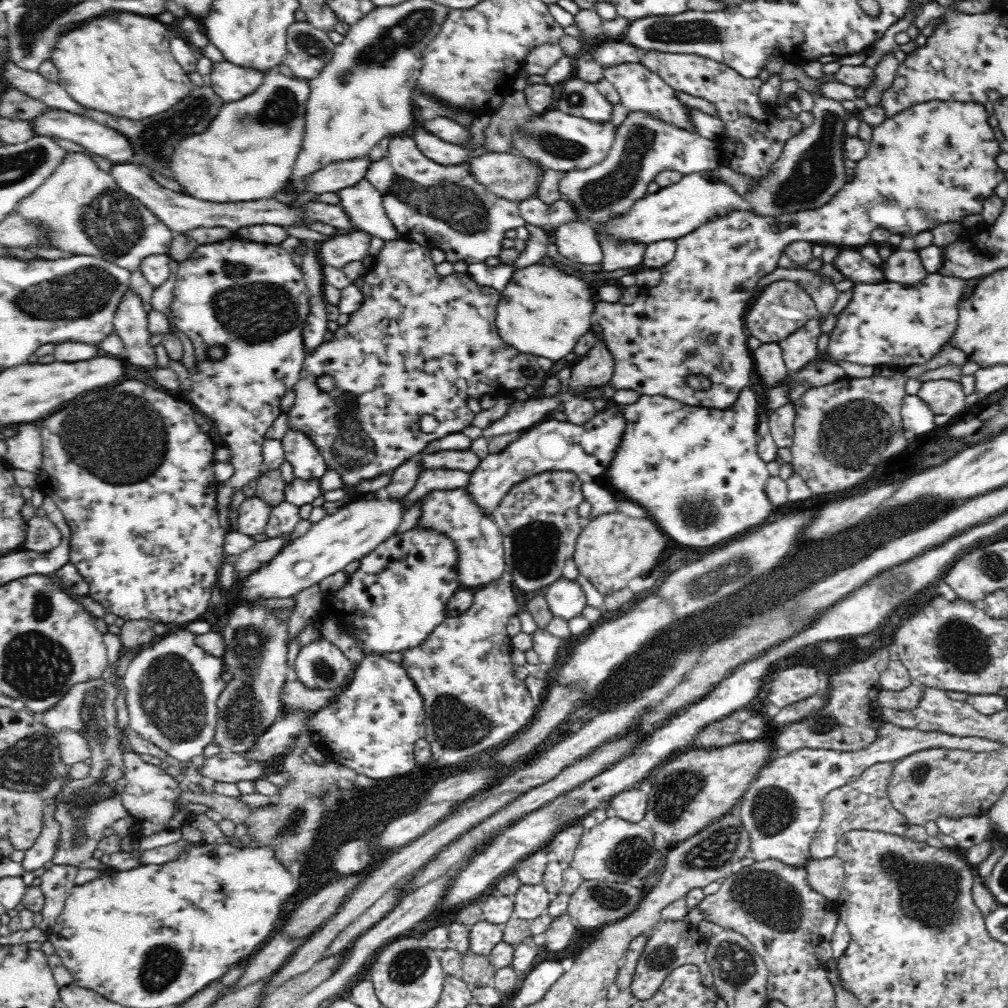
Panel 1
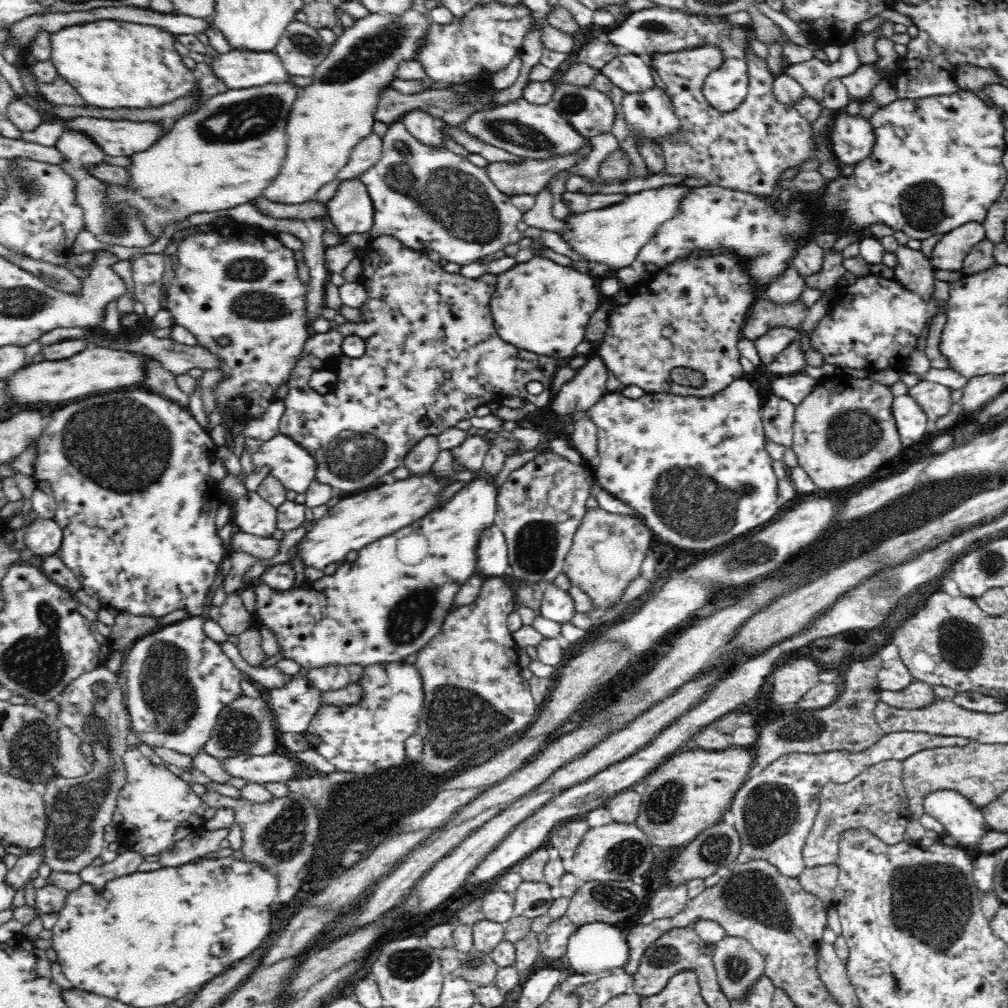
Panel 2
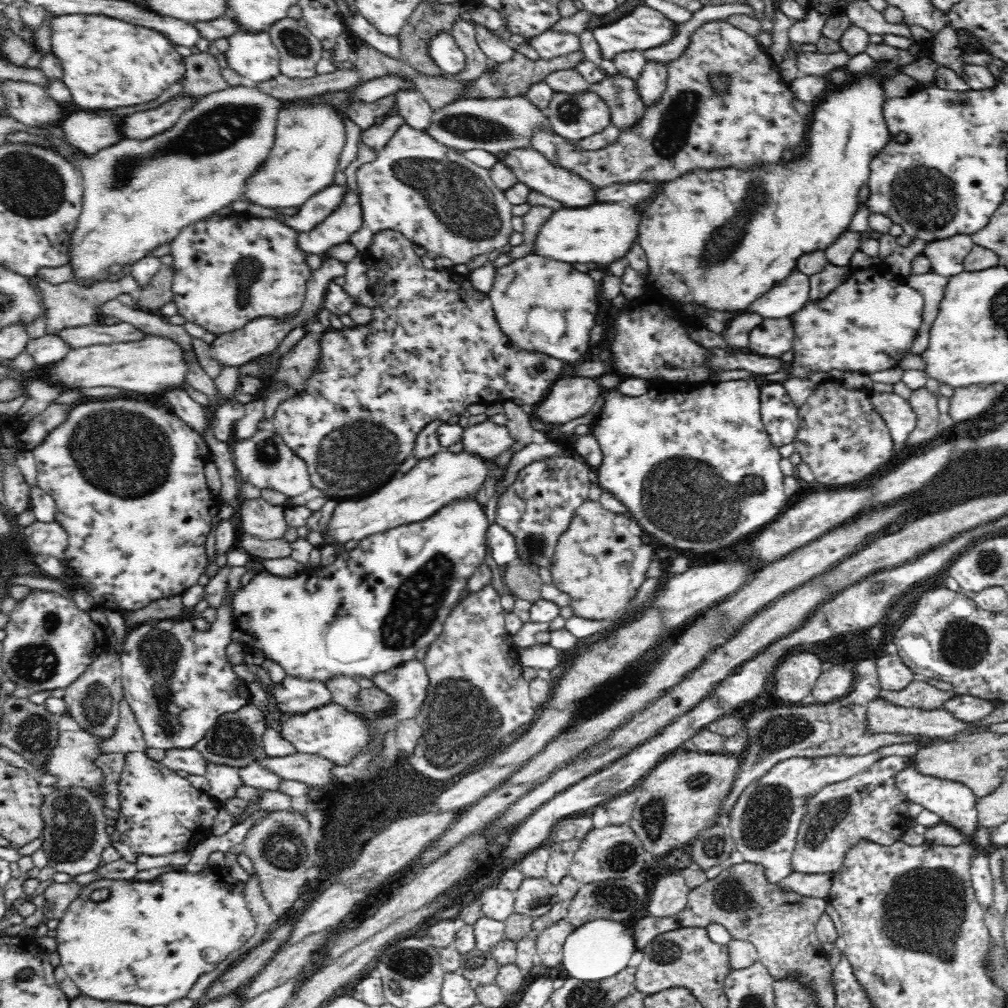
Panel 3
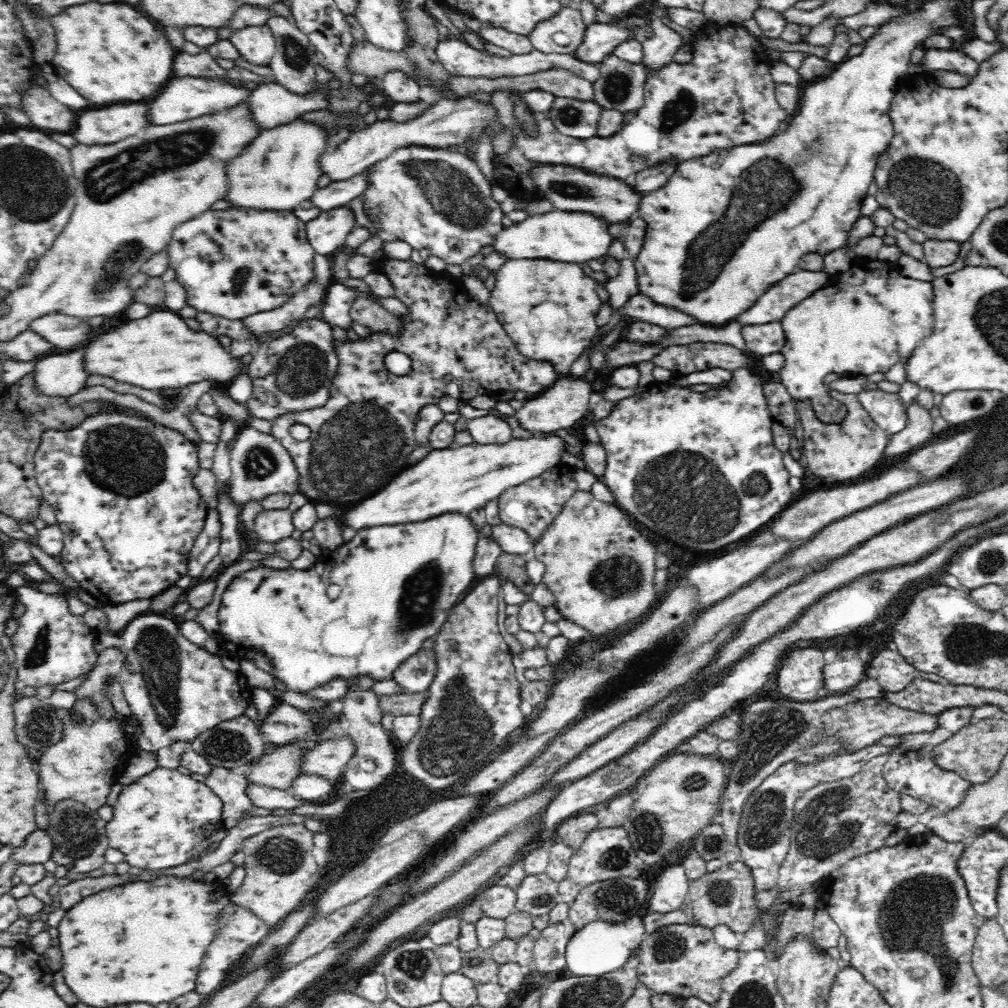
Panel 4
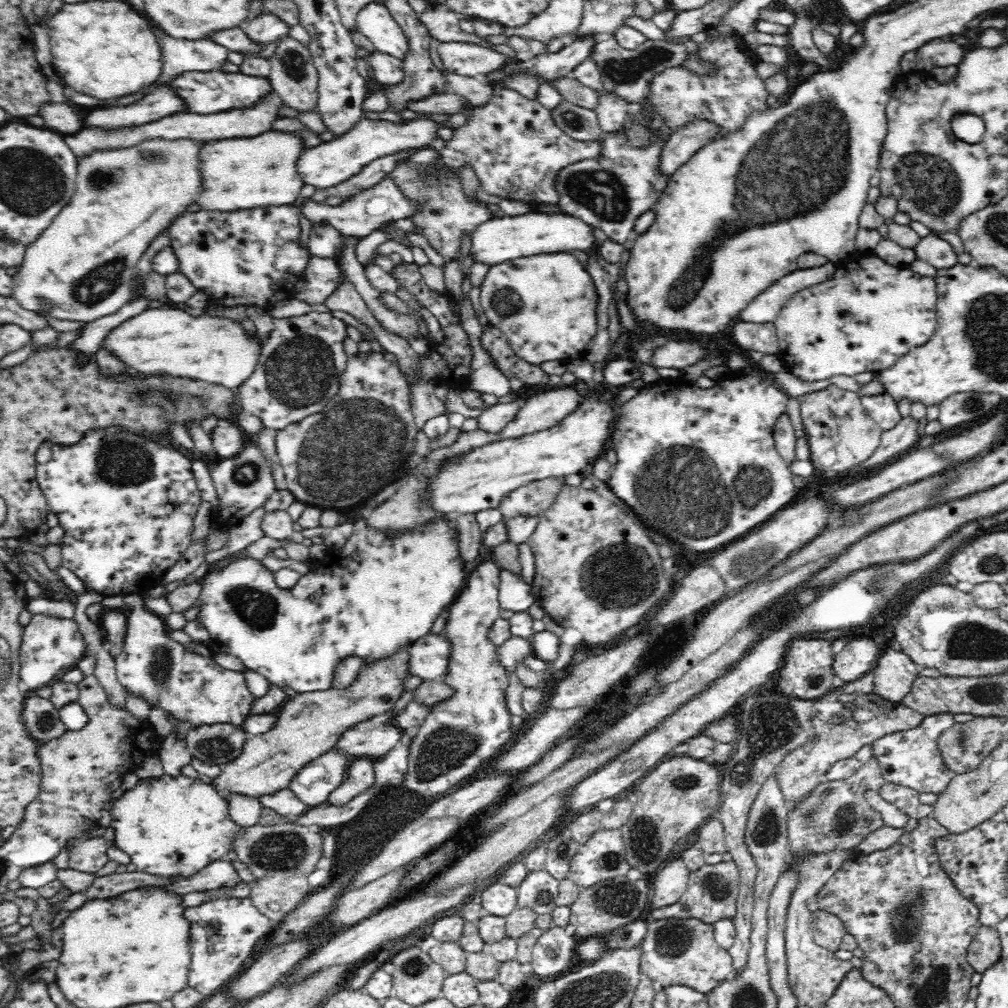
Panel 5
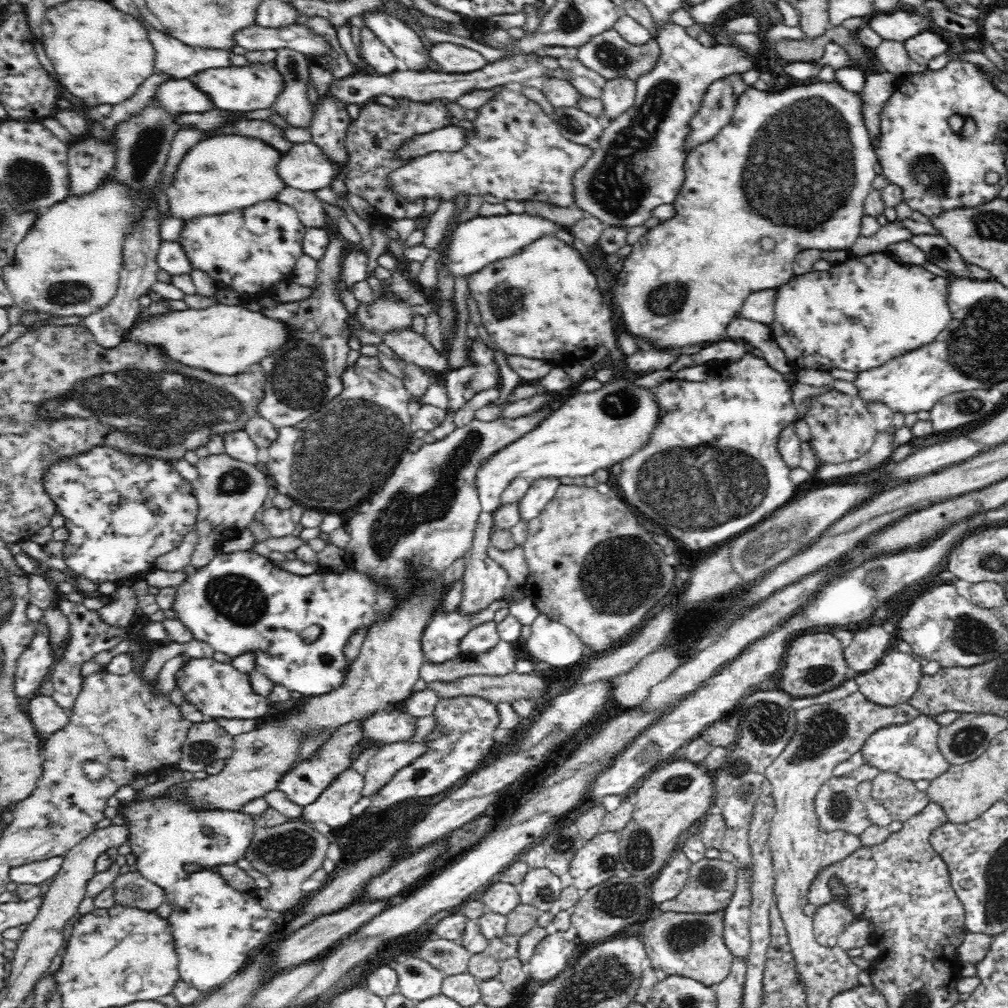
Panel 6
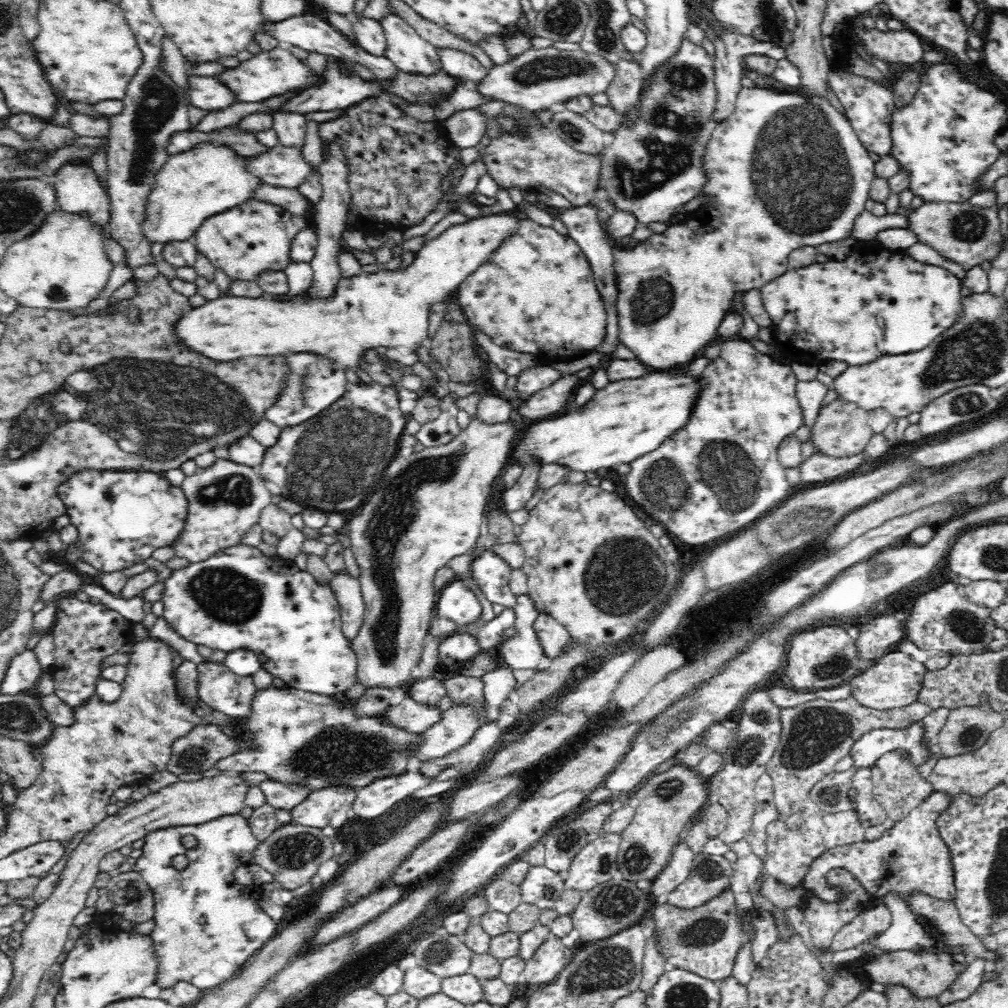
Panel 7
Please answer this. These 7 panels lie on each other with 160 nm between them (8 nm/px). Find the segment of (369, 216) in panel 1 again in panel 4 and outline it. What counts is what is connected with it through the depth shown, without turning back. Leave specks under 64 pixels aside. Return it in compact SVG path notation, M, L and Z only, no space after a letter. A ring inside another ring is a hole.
M350 207L333 208L305 222L307 238L317 254L332 257L344 247L350 231L356 229Z

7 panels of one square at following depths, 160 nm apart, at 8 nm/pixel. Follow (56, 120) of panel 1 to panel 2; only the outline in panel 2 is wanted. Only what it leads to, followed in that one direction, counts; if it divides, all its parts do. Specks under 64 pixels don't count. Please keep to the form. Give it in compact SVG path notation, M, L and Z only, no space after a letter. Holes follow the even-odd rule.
M76 117L64 124L66 129L78 129L92 137L104 154L128 156L152 146L166 133L163 121L128 122L128 120L106 120L106 118Z

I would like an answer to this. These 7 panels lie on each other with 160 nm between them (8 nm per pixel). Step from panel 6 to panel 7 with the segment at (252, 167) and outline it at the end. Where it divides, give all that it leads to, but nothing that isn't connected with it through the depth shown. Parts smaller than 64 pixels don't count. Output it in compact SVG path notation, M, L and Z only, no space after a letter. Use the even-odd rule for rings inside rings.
M209 142L170 155L157 170L143 202L145 215L139 224L144 241L150 245L188 241L207 218L253 198L255 188L262 182L246 172L245 160L229 148Z

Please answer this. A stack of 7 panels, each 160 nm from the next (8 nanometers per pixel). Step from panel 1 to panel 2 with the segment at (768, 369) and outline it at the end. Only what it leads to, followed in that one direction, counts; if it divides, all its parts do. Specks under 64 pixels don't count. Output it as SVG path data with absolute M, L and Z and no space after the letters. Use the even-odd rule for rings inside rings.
M775 326L769 328L762 336L754 340L762 364L774 362L776 357L786 350L792 342L799 340L804 330L788 326Z

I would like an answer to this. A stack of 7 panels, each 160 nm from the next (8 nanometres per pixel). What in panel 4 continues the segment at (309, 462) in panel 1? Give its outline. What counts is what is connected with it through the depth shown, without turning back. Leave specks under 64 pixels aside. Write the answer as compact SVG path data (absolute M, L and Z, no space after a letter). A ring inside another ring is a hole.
M243 425L230 443L230 485L227 496L238 506L248 502L262 502L266 496L274 493L297 492L299 474L295 470L290 453L271 434L263 433L253 427Z

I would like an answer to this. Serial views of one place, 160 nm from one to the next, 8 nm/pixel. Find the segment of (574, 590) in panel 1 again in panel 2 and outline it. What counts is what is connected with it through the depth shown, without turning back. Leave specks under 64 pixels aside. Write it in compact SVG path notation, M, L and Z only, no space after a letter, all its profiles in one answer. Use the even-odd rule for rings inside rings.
M551 582L543 592L539 614L559 623L568 622L576 613L573 601L568 591Z

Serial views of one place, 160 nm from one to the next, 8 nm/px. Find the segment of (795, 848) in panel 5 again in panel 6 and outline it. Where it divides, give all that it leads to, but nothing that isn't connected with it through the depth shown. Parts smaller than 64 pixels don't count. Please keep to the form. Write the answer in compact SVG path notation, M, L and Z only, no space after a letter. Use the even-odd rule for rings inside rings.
M864 763L852 772L845 775L832 775L827 782L821 785L820 791L815 797L815 809L820 821L820 827L826 831L832 832L834 829L846 829L848 833L860 835L861 832L871 825L867 818L865 806L858 799L857 788L864 780L873 781L878 776L879 771L875 766Z

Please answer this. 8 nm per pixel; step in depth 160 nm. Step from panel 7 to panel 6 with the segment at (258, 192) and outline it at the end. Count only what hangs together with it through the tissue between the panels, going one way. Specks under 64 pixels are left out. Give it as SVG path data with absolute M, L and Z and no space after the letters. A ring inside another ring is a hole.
M284 187L276 194L275 200L294 208L306 227L323 229L327 226L327 213L323 208L322 201L318 199L314 191Z

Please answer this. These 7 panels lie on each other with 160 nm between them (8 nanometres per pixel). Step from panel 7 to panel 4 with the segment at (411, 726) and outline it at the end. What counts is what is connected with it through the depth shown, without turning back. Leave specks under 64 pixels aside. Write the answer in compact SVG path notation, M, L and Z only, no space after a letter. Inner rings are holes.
M349 734L322 741L312 751L304 754L303 774L324 776L336 783L342 779L346 764L357 751L357 745Z

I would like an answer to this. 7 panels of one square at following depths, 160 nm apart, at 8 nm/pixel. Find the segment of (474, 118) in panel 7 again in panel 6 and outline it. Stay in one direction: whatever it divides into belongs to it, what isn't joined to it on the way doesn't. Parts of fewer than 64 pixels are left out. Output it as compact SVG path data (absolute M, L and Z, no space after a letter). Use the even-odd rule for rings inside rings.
M454 121L450 126L412 138L398 153L402 157L416 158L431 152L458 152L468 144L468 132Z

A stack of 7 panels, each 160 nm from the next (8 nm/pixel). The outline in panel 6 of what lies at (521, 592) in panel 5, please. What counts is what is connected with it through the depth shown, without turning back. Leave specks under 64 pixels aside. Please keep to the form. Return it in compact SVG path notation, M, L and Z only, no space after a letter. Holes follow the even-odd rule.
M500 600L473 613L464 613L458 606L451 611L446 607L436 611L422 634L422 649L425 660L441 663L456 659L459 654L458 641L475 626L494 620L494 613L500 608L507 608L507 602Z

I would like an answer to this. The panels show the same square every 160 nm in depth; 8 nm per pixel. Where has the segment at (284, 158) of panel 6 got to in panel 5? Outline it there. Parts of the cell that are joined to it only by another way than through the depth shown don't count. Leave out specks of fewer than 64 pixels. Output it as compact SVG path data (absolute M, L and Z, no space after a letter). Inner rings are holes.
M447 114L446 123L435 122L429 117L410 119L402 122L392 122L384 119L368 119L363 116L354 124L350 132L344 136L336 137L330 142L318 143L316 146L308 147L298 155L295 160L295 172L303 184L310 184L314 188L332 188L349 180L358 174L364 165L372 162L375 158L380 158L396 151L406 150L412 147L428 146L439 137L438 131L448 127L456 129L466 122L464 114Z

